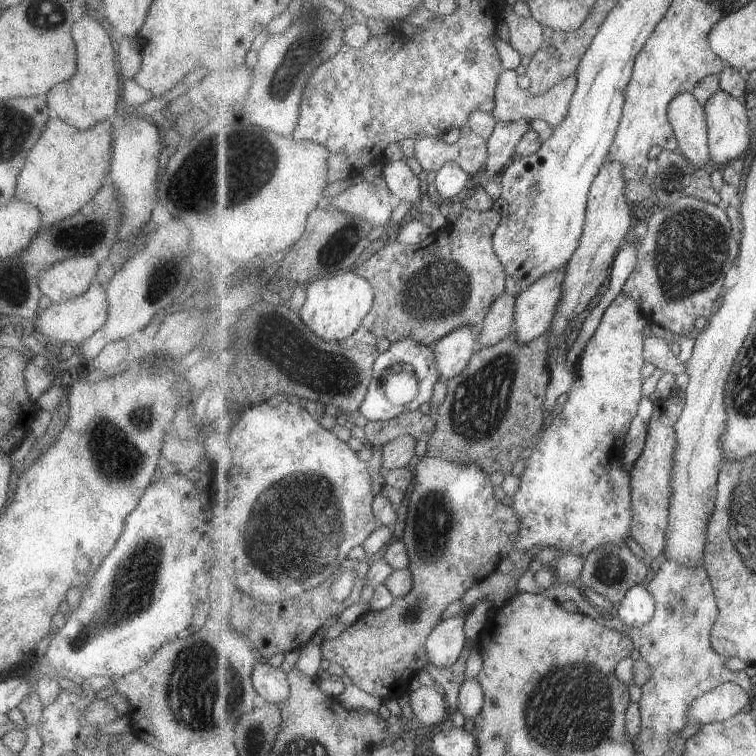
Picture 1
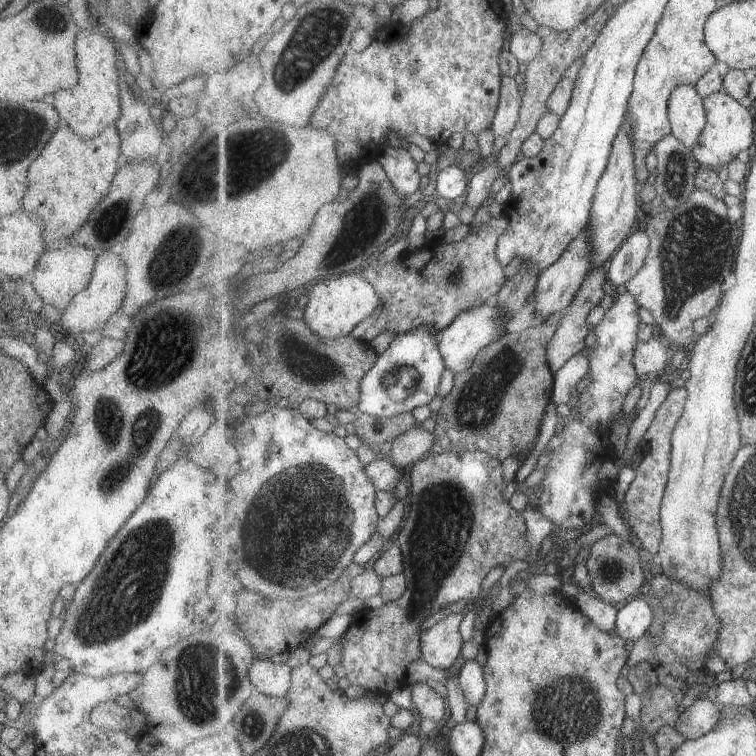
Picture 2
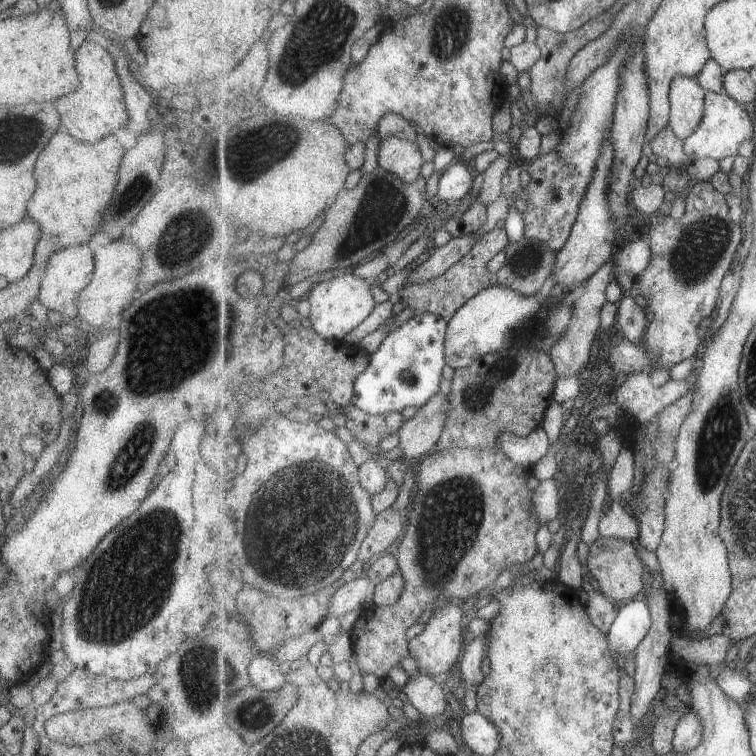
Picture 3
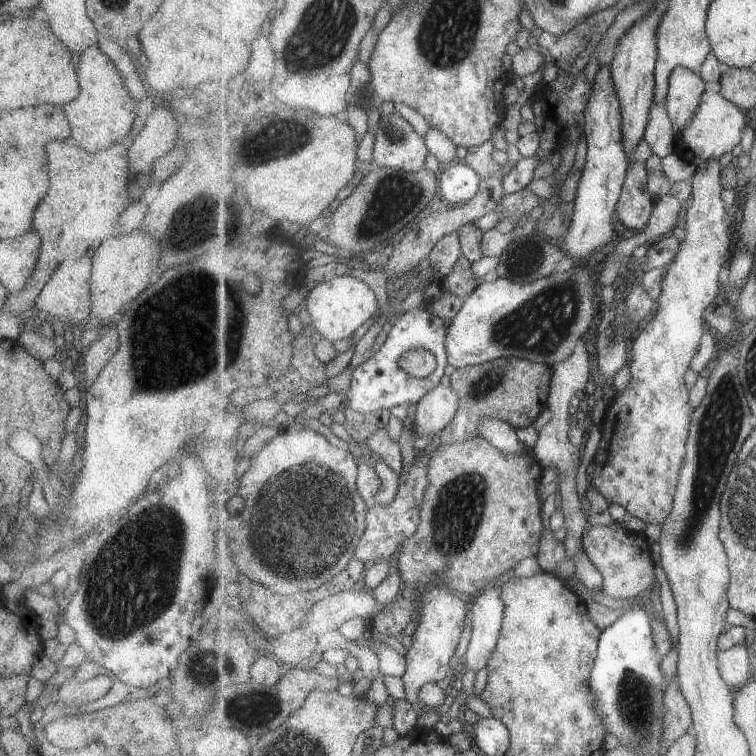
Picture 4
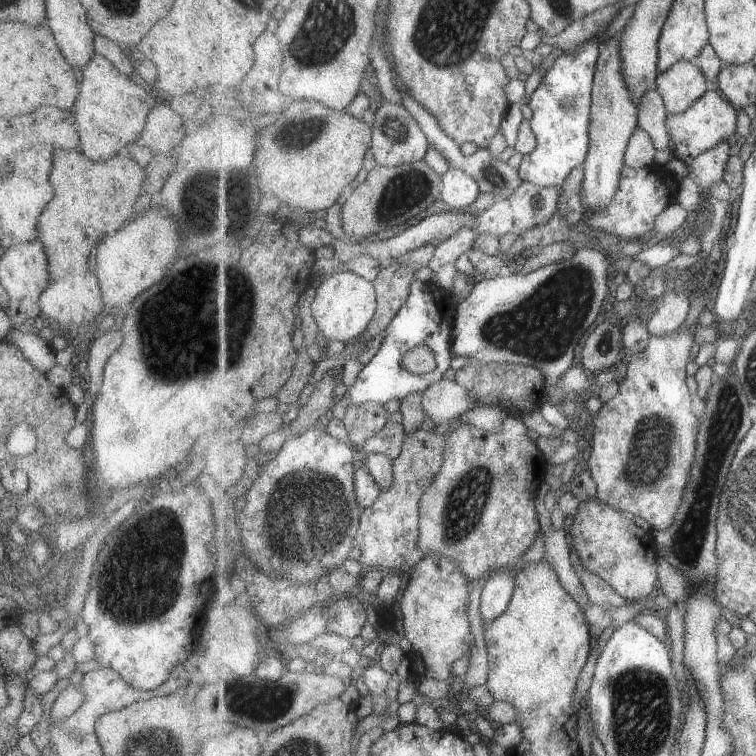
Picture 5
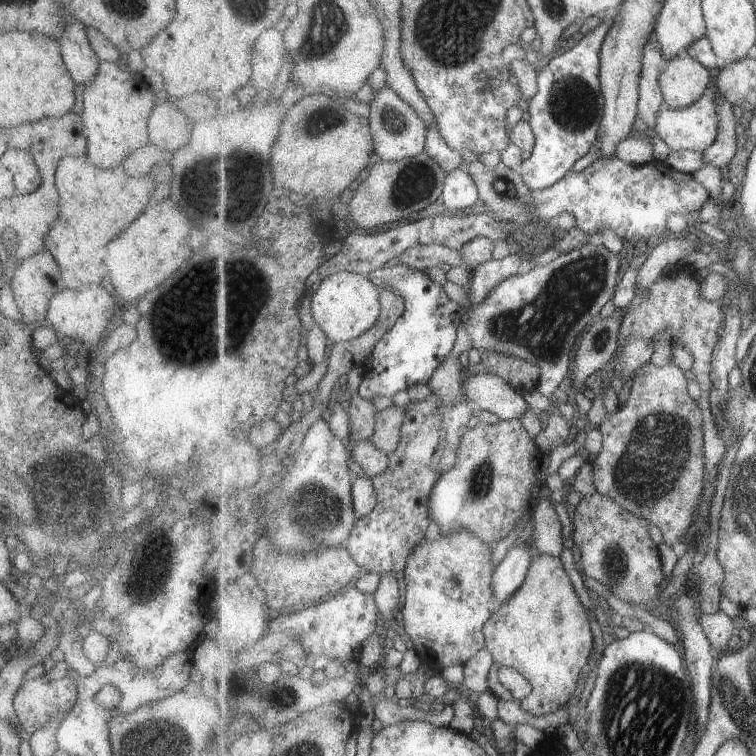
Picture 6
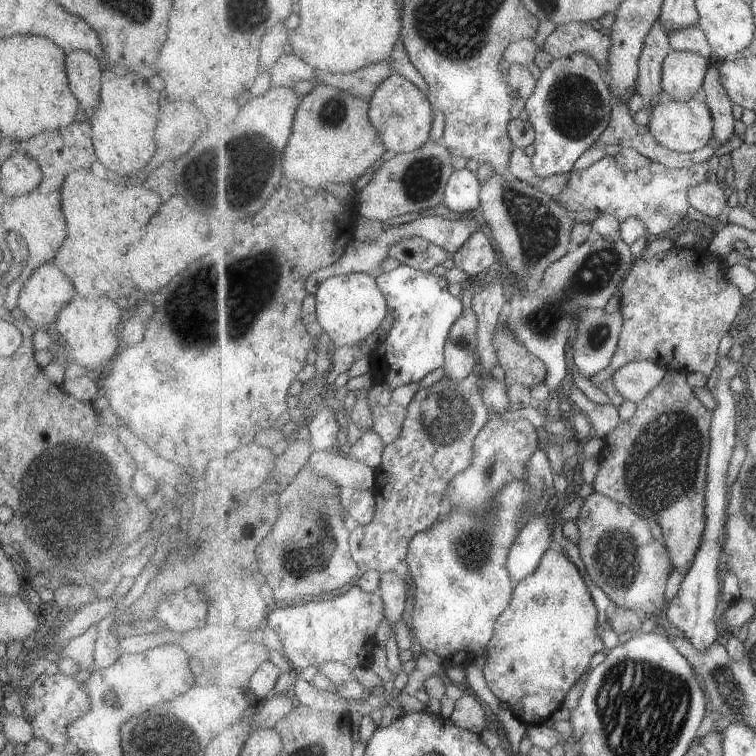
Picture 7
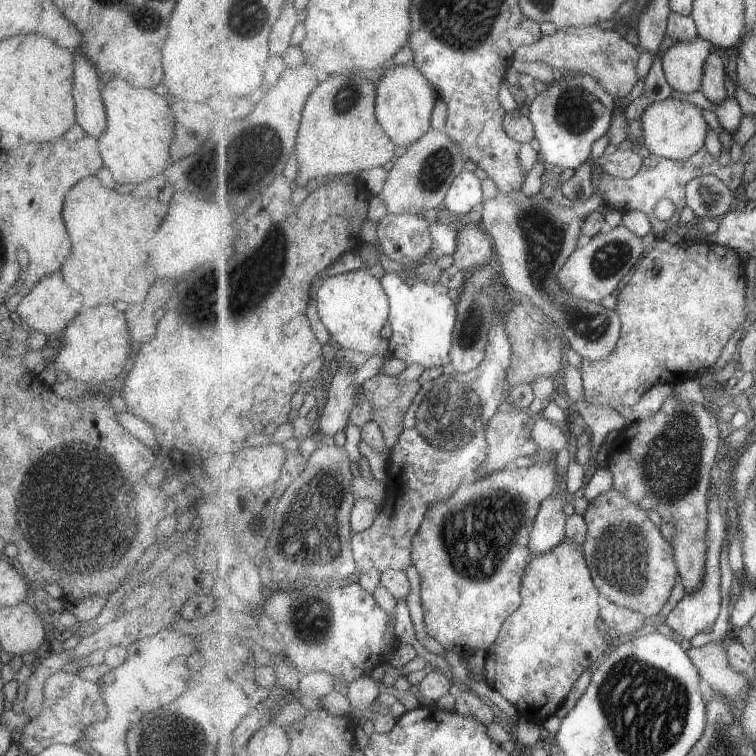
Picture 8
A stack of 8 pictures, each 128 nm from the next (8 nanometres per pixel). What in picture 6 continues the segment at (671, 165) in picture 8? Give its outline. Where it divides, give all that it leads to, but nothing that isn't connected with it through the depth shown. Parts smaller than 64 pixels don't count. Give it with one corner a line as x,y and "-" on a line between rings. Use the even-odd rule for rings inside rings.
621,158
597,159
581,172
571,171
555,185
529,192
531,204
527,206
527,214
533,218
533,225
539,222
554,222
561,212
571,212
577,216
578,227
585,234
599,234
603,228
611,228
617,232
619,238
625,241
639,237
642,240
649,239
650,236
662,237
667,230
667,218
671,214
683,214
687,216
696,215
708,196
703,186
697,182
691,174
680,173
665,161
653,160
643,166
633,166
624,162

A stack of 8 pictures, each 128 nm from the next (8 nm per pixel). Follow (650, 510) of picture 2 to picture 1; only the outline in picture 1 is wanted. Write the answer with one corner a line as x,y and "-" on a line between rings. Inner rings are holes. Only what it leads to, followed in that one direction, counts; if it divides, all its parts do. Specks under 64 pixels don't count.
674,390
669,397
654,401
647,444
630,471
633,476
631,496
634,514
630,534
651,558
657,558
666,548
669,505
673,494
672,472
678,445
676,424
685,408
686,396
686,391

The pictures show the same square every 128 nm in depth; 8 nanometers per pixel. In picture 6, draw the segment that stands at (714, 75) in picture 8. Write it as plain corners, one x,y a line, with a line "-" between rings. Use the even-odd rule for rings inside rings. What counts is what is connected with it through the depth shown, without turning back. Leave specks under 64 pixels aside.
722,96
717,99
717,110
721,116
719,134
715,144
703,152
703,160
705,160
705,165
713,164
713,166
721,169
733,161
739,150
735,128
740,122
737,121
737,116
733,114
733,105

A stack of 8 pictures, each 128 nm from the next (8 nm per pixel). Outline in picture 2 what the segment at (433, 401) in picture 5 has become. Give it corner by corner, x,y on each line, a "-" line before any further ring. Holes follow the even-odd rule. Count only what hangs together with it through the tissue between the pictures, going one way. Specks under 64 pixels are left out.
419,424
391,442
391,460
398,468
412,467
421,458
431,454
435,444
436,433
423,430

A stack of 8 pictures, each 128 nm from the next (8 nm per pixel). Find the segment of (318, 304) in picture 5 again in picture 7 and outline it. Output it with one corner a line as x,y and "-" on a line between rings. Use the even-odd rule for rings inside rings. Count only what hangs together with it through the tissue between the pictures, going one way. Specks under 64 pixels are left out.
366,273
327,278
316,290
317,315
324,333
329,334
336,348
357,347
381,327
388,314
388,299
376,277

